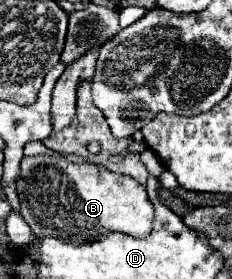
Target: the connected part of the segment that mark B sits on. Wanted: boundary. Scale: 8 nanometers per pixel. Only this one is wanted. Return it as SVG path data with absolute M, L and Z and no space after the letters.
M36 154L24 156L20 162L20 176L16 180L16 192L20 198L20 214L30 226L34 236L52 236L68 240L70 244L84 244L84 240L96 240L96 236L104 236L108 232L124 232L130 236L148 236L154 220L154 206L148 200L144 186L140 186L134 178L118 172L110 172L108 168L94 162L70 162L66 158Z

